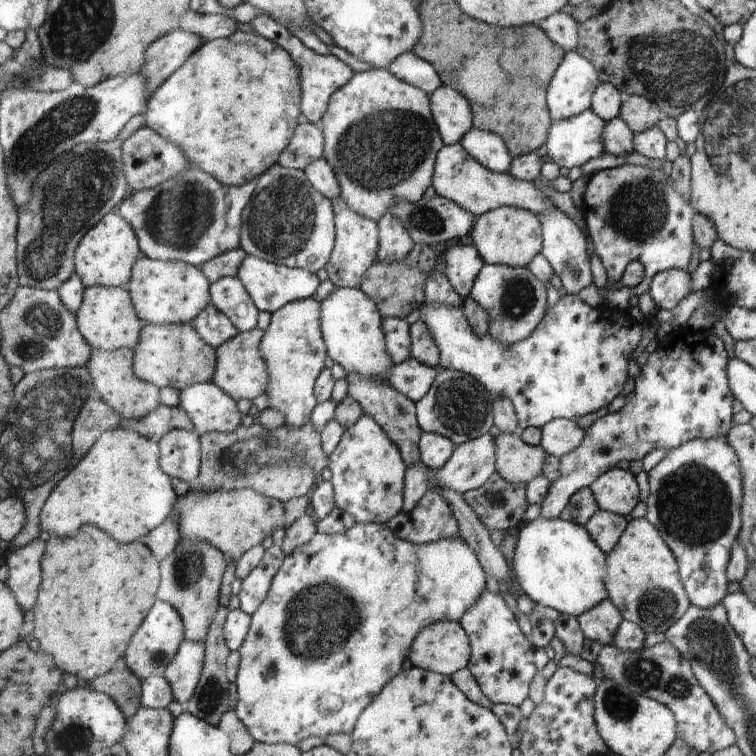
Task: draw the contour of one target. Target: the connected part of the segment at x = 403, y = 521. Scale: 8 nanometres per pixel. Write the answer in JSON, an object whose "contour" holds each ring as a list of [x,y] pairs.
{"contour":[[[432,488],[408,511],[396,514],[386,525],[400,539],[422,545],[441,539],[458,539],[462,534],[451,503]]]}

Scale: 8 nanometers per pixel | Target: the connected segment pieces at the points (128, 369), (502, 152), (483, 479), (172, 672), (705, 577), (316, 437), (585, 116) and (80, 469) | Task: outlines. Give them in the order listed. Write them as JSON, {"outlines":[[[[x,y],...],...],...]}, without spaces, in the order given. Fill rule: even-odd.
{"outlines":[[[[96,349],[92,350],[90,359],[84,366],[94,379],[96,391],[104,402],[124,419],[145,418],[158,408],[158,388],[136,376],[133,364],[132,349]]],[[[472,128],[459,144],[471,158],[494,173],[508,173],[514,162],[504,140],[489,131]]],[[[494,429],[456,447],[448,462],[435,471],[433,484],[460,494],[481,488],[495,472],[493,436]]],[[[186,640],[176,654],[176,662],[168,666],[164,678],[174,692],[174,700],[184,706],[191,701],[203,670],[205,644]]],[[[726,437],[693,439],[676,449],[668,451],[667,456],[648,472],[648,481],[650,482],[650,496],[648,496],[648,500],[646,500],[648,514],[646,514],[645,518],[659,531],[664,543],[666,543],[671,550],[676,550],[676,558],[680,558],[679,578],[684,578],[684,586],[688,586],[688,594],[692,594],[692,605],[700,609],[710,609],[715,605],[720,605],[728,593],[727,585],[729,579],[727,578],[727,567],[730,565],[732,548],[739,534],[742,532],[744,483],[742,466],[738,456],[735,454],[734,448],[732,448]]],[[[256,419],[249,428],[240,426],[230,433],[213,431],[200,436],[200,439],[202,439],[202,473],[194,487],[203,491],[232,491],[249,487],[284,504],[293,498],[309,496],[315,487],[316,474],[321,474],[329,464],[321,448],[321,436],[310,422],[298,429],[290,429],[284,424],[280,428],[268,431],[262,428]]],[[[591,109],[576,117],[552,121],[547,135],[546,150],[559,167],[582,167],[590,158],[602,154],[602,135],[606,121]]],[[[125,429],[104,432],[94,442],[74,468],[68,472],[52,490],[44,504],[42,516],[39,518],[39,530],[47,532],[50,537],[64,538],[74,536],[82,524],[100,526],[100,530],[108,530],[116,542],[130,544],[140,536],[151,533],[159,525],[163,525],[168,510],[174,500],[174,490],[170,486],[170,478],[158,466],[158,446],[152,439],[145,438],[135,431]]]]}

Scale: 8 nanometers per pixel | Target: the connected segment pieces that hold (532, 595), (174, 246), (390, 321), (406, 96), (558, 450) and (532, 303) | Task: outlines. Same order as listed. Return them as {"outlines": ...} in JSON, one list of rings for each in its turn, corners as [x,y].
{"outlines":[[[[538,517],[532,522],[524,522],[517,531],[512,566],[517,584],[534,603],[578,618],[610,598],[604,580],[608,554],[591,539],[586,526],[560,517]]],[[[190,165],[162,185],[134,191],[117,212],[134,228],[144,257],[205,265],[212,258],[242,246],[243,211],[254,197],[258,183],[257,177],[247,185],[226,186]]],[[[383,317],[383,331],[386,348],[395,363],[402,363],[411,357],[410,326],[406,319]]],[[[365,67],[329,99],[326,113],[320,120],[324,134],[323,159],[334,170],[340,188],[340,197],[352,211],[379,223],[392,204],[400,199],[417,202],[433,182],[432,168],[436,154],[446,145],[430,108],[426,92],[396,78],[387,69]]],[[[553,419],[541,429],[541,446],[547,454],[564,457],[581,446],[586,432],[575,421]]],[[[503,265],[483,266],[475,279],[470,297],[490,316],[488,334],[496,344],[512,345],[531,337],[546,316],[546,284],[542,283],[527,267]]]]}

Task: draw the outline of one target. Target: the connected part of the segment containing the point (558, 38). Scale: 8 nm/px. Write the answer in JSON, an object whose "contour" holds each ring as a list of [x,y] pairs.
{"contour":[[[564,12],[555,13],[552,17],[541,21],[538,27],[560,47],[564,52],[575,51],[578,45],[578,22]]]}

